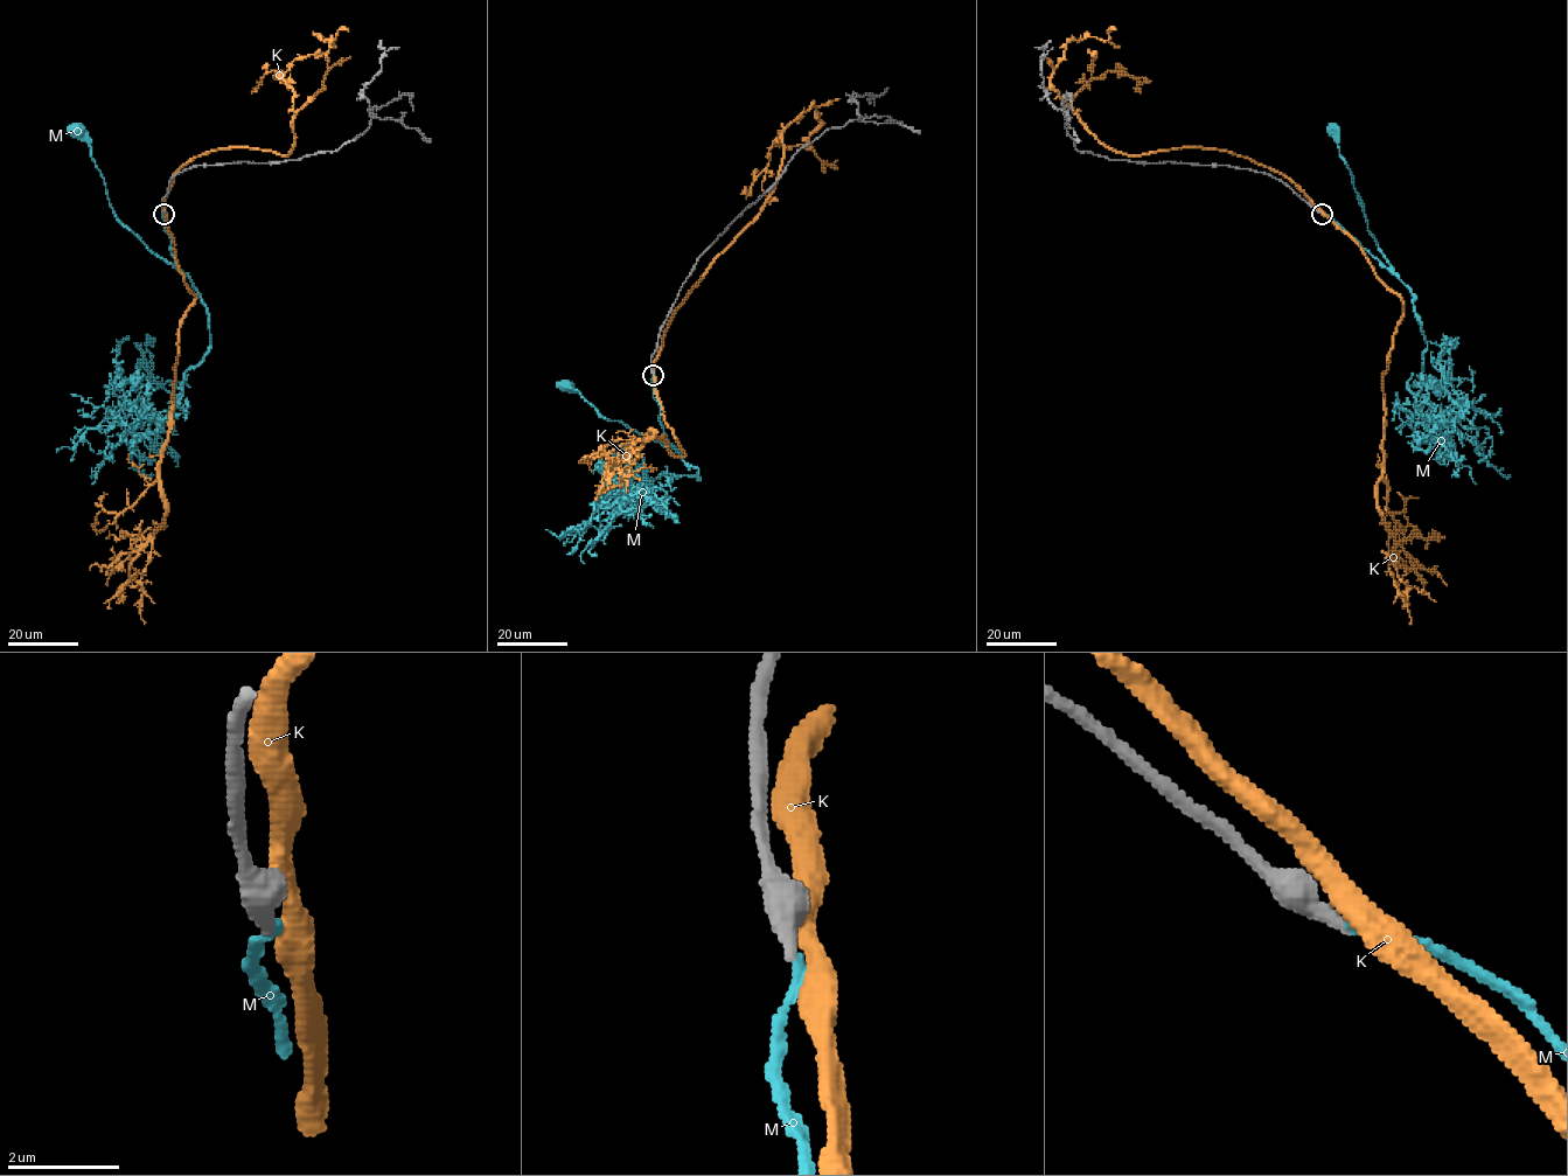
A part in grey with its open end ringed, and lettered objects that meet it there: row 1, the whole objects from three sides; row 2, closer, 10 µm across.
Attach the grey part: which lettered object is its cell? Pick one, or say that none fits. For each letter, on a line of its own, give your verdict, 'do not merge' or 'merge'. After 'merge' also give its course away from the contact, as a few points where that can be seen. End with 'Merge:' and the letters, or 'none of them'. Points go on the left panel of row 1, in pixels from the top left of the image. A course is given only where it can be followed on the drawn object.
K: do not merge
M: merge | via (164, 214), (164, 229), (171, 237), (171, 251), (178, 269), (153, 254), (118, 220), (90, 147), (77, 130)
Merge: M

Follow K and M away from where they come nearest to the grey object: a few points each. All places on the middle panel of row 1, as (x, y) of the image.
K: (653, 373), (674, 310), (759, 214), (782, 131), (813, 103), (813, 151), (837, 160)
M: (653, 375), (653, 397), (660, 405), (667, 444), (603, 417), (569, 382), (566, 384)

